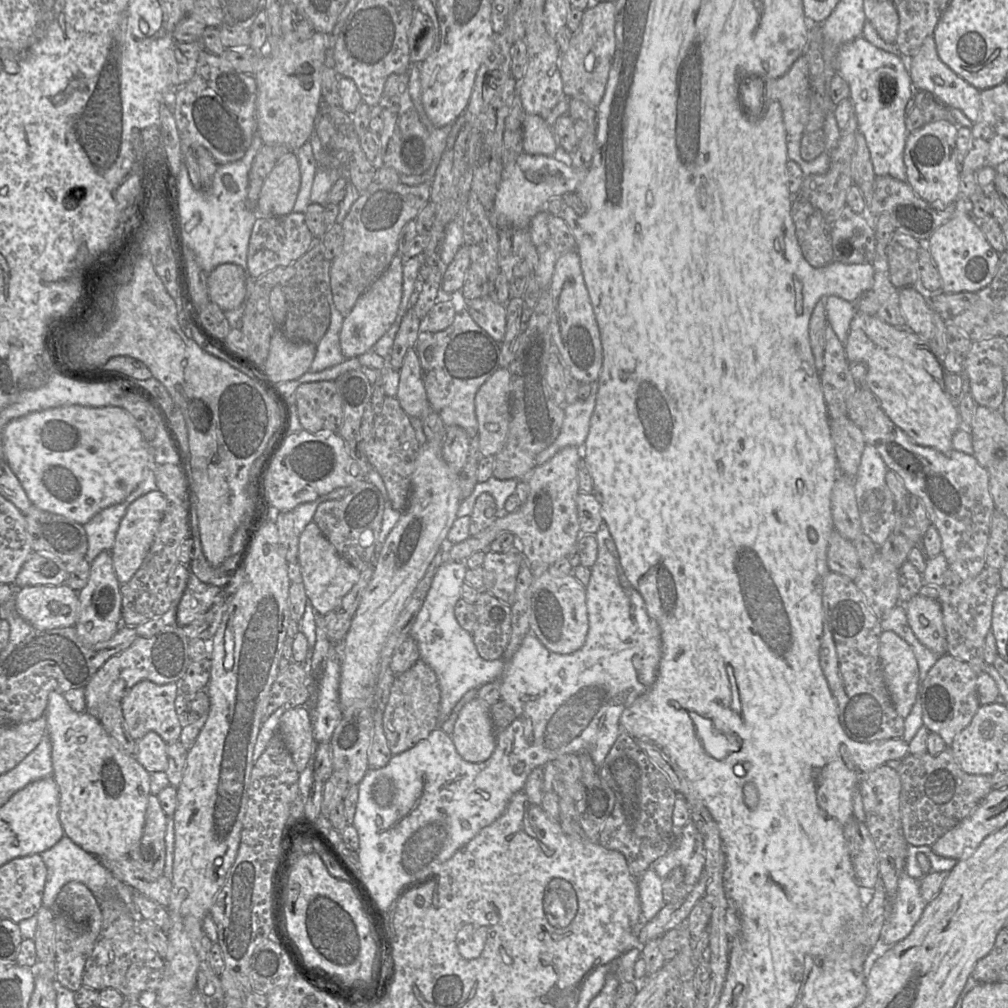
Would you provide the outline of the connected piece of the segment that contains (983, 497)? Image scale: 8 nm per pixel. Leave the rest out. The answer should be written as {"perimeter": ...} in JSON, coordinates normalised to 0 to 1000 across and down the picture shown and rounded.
{"perimeter":[[[875,405],[871,406],[855,425],[859,440],[867,442],[882,466],[895,476],[903,491],[912,493],[919,504],[924,520],[933,530],[935,549],[940,564],[947,566],[954,576],[968,572],[977,563],[977,550],[982,530],[984,510],[987,506],[981,486],[981,470],[965,451],[944,445],[936,449],[925,443],[914,442],[890,424]]]}

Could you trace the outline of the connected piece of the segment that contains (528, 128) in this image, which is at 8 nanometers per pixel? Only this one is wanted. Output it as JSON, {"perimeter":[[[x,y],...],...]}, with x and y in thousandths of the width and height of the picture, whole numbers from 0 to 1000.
{"perimeter":[[[522,113],[519,116],[519,150],[527,154],[551,155],[555,147],[553,137],[539,116]]]}

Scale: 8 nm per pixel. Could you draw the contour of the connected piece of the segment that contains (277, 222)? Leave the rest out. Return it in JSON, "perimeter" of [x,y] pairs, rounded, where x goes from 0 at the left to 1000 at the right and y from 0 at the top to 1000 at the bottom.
{"perimeter":[[[289,210],[281,214],[256,214],[248,235],[245,262],[252,277],[276,265],[286,264],[299,256],[311,243],[303,211]]]}

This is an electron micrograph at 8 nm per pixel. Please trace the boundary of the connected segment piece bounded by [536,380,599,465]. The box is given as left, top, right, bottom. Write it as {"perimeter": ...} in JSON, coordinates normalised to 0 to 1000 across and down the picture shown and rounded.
{"perimeter":[[[594,378],[585,380],[586,390],[581,397],[561,402],[560,417],[552,437],[532,453],[532,461],[538,461],[561,443],[578,443],[584,432],[586,416],[592,401]]]}

